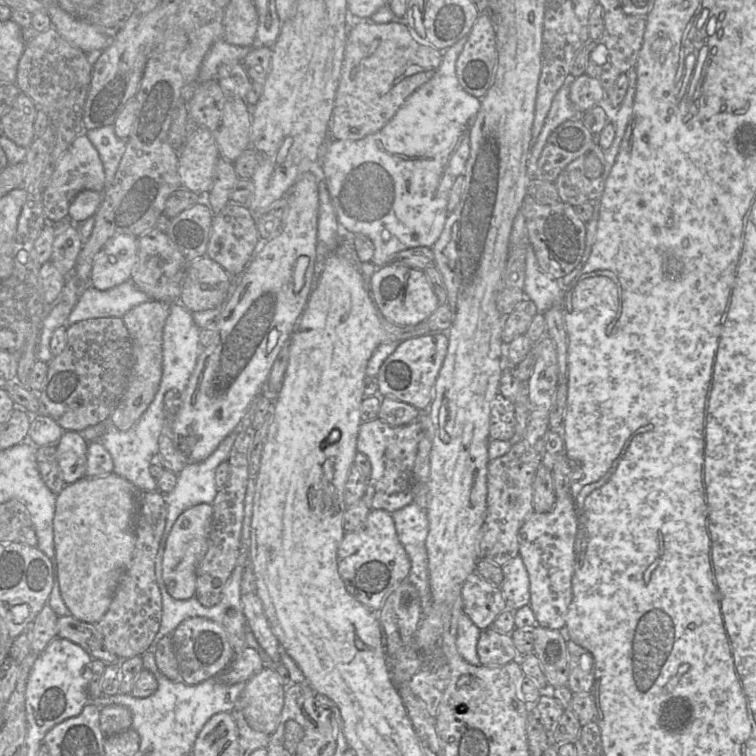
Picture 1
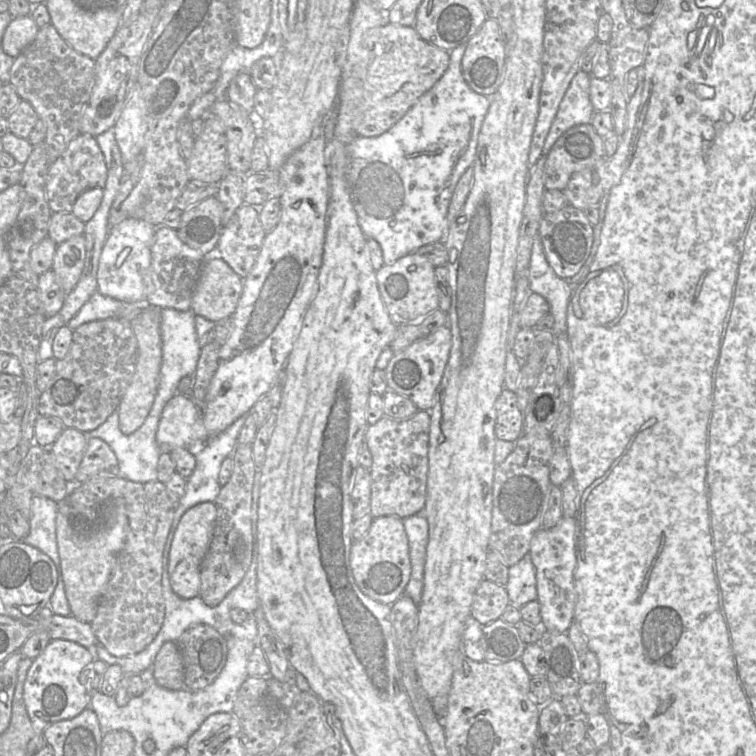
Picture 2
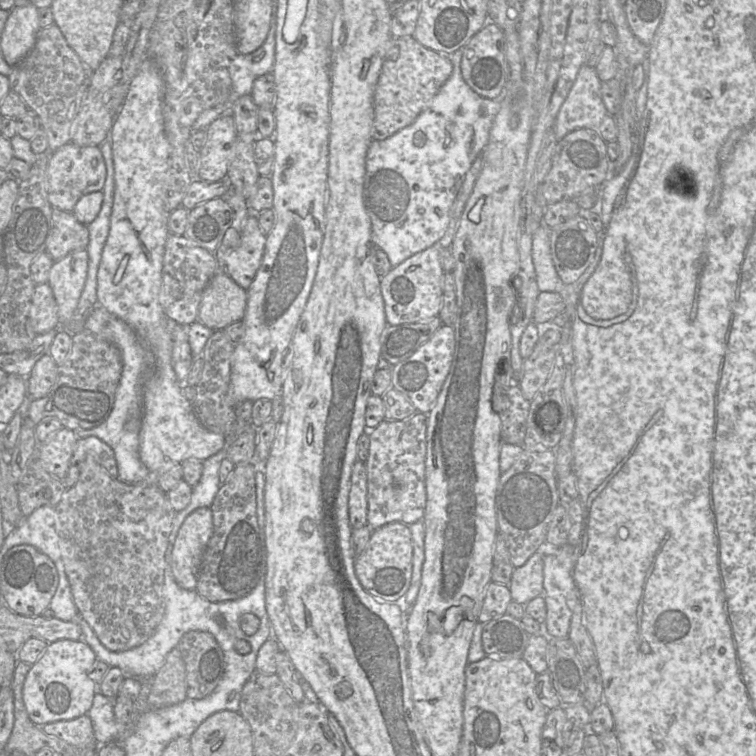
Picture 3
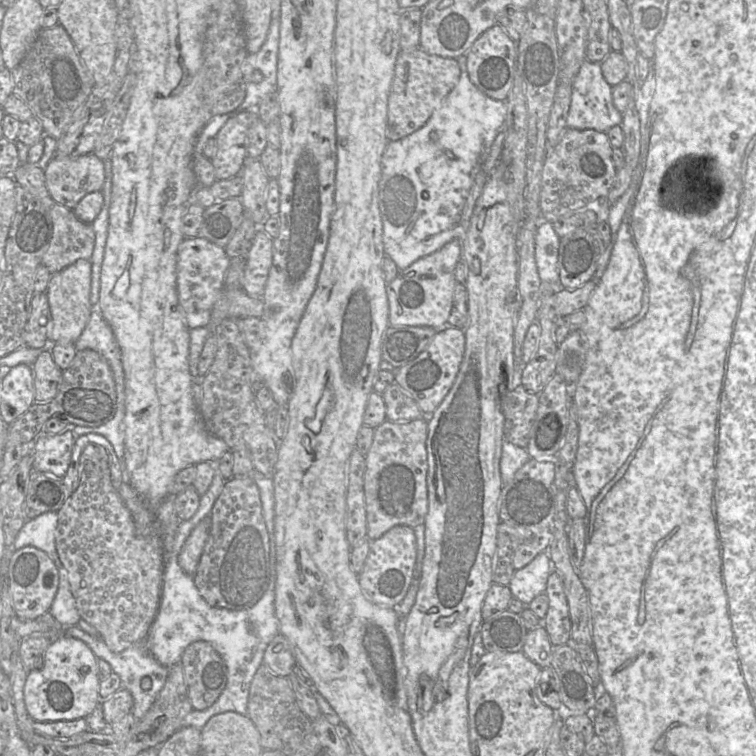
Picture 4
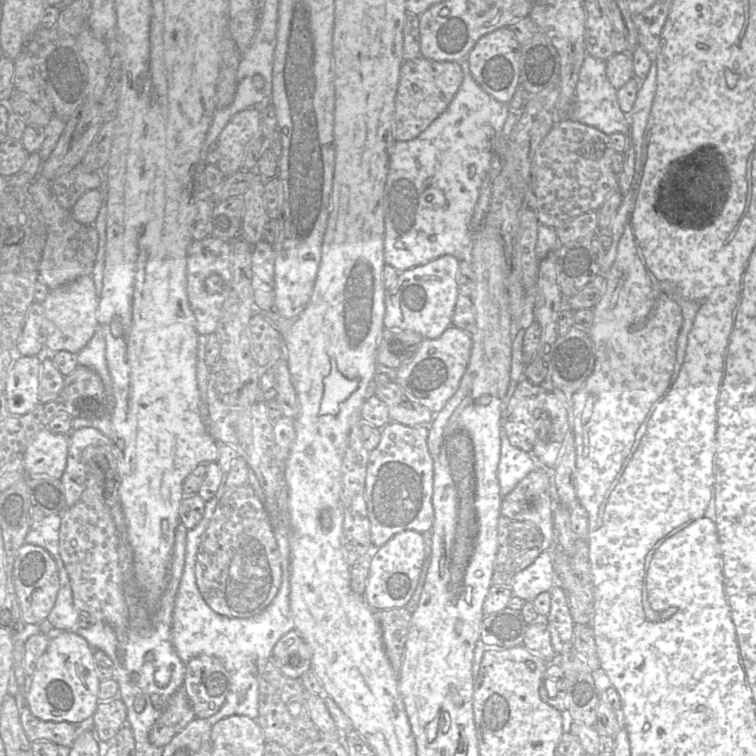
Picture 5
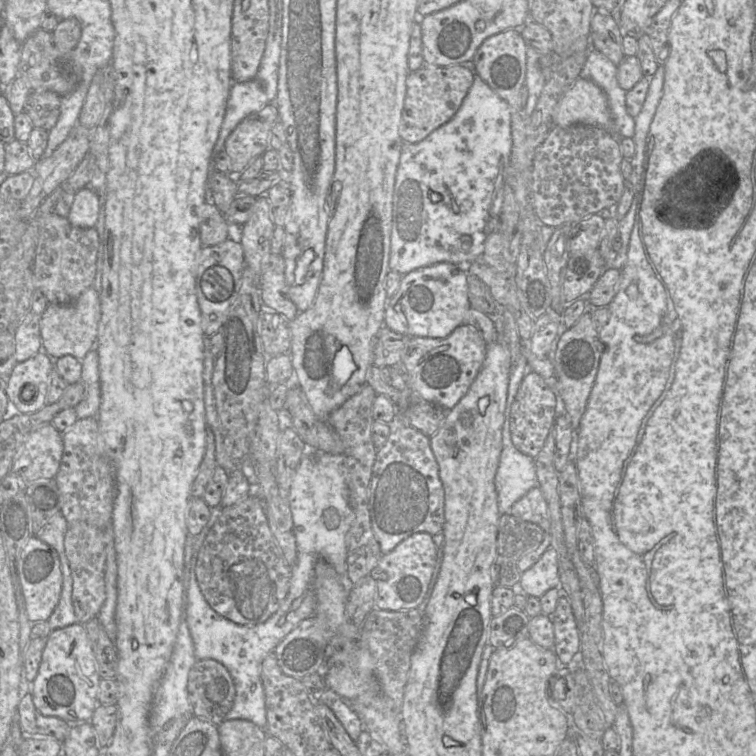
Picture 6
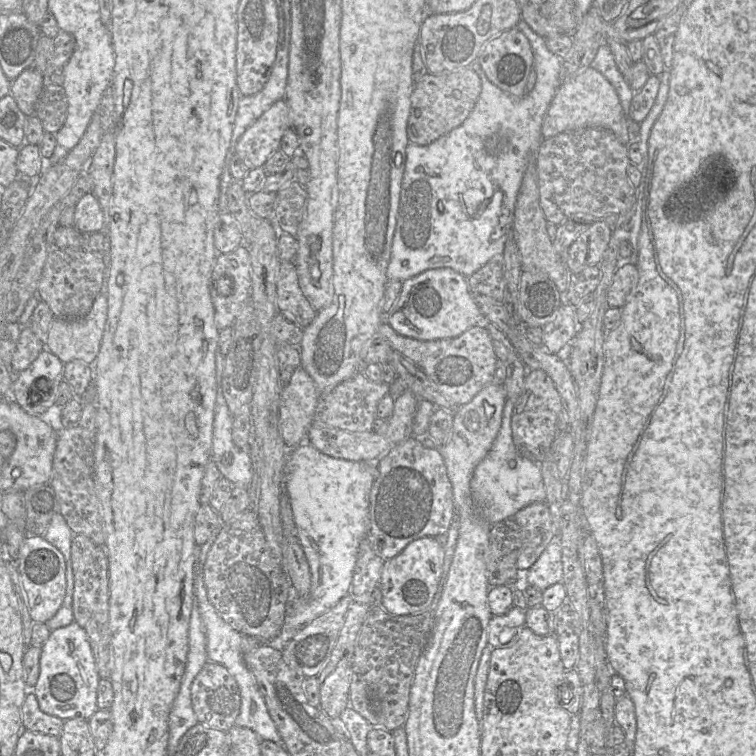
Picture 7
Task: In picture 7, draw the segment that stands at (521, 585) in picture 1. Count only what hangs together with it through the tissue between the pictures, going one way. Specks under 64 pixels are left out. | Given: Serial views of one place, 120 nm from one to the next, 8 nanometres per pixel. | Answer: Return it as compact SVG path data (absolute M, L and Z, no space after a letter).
M552 541L538 560L527 571L521 572L525 585L535 586L542 592L554 584L562 583L563 563L559 541Z

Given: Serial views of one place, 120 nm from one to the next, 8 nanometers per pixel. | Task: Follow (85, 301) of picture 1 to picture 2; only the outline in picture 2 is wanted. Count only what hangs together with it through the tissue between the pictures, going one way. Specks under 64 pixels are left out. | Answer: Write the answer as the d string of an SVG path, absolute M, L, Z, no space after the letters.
M96 291L66 326L73 331L84 323L117 318L126 304L131 303L104 296Z

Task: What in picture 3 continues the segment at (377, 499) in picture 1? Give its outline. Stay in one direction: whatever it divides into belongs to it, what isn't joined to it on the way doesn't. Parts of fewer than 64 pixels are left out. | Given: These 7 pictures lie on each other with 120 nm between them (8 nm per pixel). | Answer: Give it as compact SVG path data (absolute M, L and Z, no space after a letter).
M416 412L405 420L384 419L377 427L367 431L370 439L367 469L367 525L371 529L380 528L392 522L411 525L423 521L427 504L425 461L427 448L428 414Z

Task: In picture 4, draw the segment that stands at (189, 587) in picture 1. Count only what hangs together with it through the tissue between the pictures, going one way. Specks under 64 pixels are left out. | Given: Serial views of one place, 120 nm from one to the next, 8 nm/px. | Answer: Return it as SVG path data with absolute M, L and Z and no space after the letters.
M211 516L202 519L191 531L179 555L178 564L184 573L194 578L211 528Z

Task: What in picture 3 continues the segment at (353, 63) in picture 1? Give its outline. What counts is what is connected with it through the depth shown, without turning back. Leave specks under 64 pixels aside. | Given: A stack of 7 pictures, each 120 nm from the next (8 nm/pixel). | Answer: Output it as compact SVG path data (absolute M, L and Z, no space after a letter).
M414 36L392 37L374 91L372 140L382 141L412 124L449 79L453 65L445 55L424 47Z

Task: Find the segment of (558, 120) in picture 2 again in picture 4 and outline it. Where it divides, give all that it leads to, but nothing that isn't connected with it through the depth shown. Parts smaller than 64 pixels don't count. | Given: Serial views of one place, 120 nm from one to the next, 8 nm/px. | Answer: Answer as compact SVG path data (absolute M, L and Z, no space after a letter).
M585 60L572 84L571 104L567 117L567 127L572 129L594 129L607 132L615 125L621 125L622 113L612 99L612 86L605 80L601 63Z

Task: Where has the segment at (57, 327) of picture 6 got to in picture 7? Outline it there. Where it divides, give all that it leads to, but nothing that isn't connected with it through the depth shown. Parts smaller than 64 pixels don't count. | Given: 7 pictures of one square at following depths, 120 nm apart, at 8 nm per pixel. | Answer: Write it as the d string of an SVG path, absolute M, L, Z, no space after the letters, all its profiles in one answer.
M99 292L91 310L81 320L53 319L45 348L63 364L71 361L93 364L100 350L107 314L107 296Z

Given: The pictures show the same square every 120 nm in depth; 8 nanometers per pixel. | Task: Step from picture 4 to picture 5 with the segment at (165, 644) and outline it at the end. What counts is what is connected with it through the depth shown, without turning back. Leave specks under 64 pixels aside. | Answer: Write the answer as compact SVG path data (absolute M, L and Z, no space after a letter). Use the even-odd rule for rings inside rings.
M205 527L205 528L204 528L204 529L203 529L203 531L202 531L202 533L201 533L201 534L199 534L199 536L196 536L196 535L197 535L197 534L187 534L187 537L186 537L186 544L188 544L188 546L187 546L187 549L186 549L186 554L185 554L185 564L184 564L184 569L183 569L183 574L182 574L182 577L181 577L181 580L180 580L180 583L179 583L179 587L178 587L178 591L177 591L177 594L176 594L176 598L175 598L175 604L174 604L174 608L173 608L173 615L172 615L172 644L173 644L173 646L174 646L174 649L175 649L175 651L176 651L176 653L177 653L177 655L178 655L178 656L179 656L179 658L180 658L180 659L181 659L181 660L182 660L182 662L184 662L184 663L185 663L185 664L186 664L186 663L188 663L188 662L189 662L189 661L190 661L190 660L191 660L191 659L193 659L193 658L195 658L195 657L197 657L197 656L199 656L199 655L202 655L202 654L205 654L205 655L209 655L209 656L215 656L215 657L216 657L216 658L218 658L218 659L219 659L219 660L221 660L221 661L222 661L222 663L223 663L223 664L224 664L224 666L225 666L225 668L226 668L226 670L227 670L227 671L228 671L228 672L229 672L229 674L230 674L230 676L231 676L231 688L230 688L230 692L229 692L229 693L228 693L228 695L227 695L227 697L226 697L226 700L225 700L225 702L224 702L224 704L223 704L223 706L222 706L222 707L221 707L221 708L220 708L220 710L219 710L219 711L218 711L218 712L217 712L217 713L216 713L216 714L215 714L215 715L213 715L213 716L211 716L211 717L209 717L209 718L207 718L207 721L208 721L208 722L209 722L209 724L211 724L211 725L214 725L214 724L215 724L215 723L216 723L216 722L218 722L218 721L220 721L220 720L221 720L221 719L224 719L224 718L226 718L226 717L229 717L229 716L232 716L232 715L244 715L244 716L247 716L247 717L248 717L248 718L251 718L251 719L257 719L257 718L258 718L258 716L259 716L259 709L258 709L258 699L259 699L259 681L260 681L260 678L261 678L261 677L262 677L262 674L263 674L263 671L264 671L264 668L265 668L265 666L266 666L266 664L267 664L267 663L268 663L268 662L269 662L269 660L271 660L271 656L272 656L272 650L273 650L273 648L274 648L274 646L275 646L275 645L276 645L276 643L277 643L277 642L278 642L278 640L279 640L279 639L280 639L280 638L281 638L281 637L282 637L282 636L284 636L284 635L285 635L285 634L287 634L287 633L288 633L288 632L289 632L289 631L291 631L291 630L293 630L293 629L294 629L294 628L295 628L295 625L294 625L294 620L293 620L293 615L292 615L292 612L291 612L291 608L290 608L290 603L289 603L289 595L290 595L290 544L289 544L289 540L288 540L288 532L283 532L283 537L281 537L281 540L278 540L278 548L279 548L279 552L280 552L280 565L281 565L281 571L282 571L282 582L281 582L281 586L280 586L280 588L279 588L279 590L278 590L278 593L277 593L277 594L276 594L276 596L275 596L275 598L274 598L274 599L273 599L273 600L272 600L272 602L271 602L271 603L270 603L270 604L269 604L269 605L268 605L268 606L267 606L267 607L266 607L266 608L265 608L265 609L264 609L264 610L263 610L263 611L262 611L262 612L261 612L261 613L260 613L260 614L258 614L258 615L257 615L257 616L255 616L255 617L253 617L253 618L248 618L248 619L242 619L242 618L234 618L234 617L227 617L227 616L223 616L223 615L220 615L220 614L218 614L218 613L216 613L216 612L215 612L215 611L213 611L213 610L212 610L212 609L211 609L211 608L210 608L210 606L209 606L209 605L208 605L208 604L207 604L207 603L206 603L206 601L205 601L205 600L204 600L204 598L203 598L203 596L202 596L202 594L201 594L201 592L200 592L200 590L199 590L199 588L198 588L198 585L197 585L197 581L196 581L196 574L195 574L195 567L196 567L196 561L197 561L197 554L198 554L198 550L199 550L199 546L200 546L200 544L201 544L201 541L202 541L202 536L201 536L201 535L202 535L202 534L203 534L203 532L204 532L204 531L205 531L205 529L206 529L206 527ZM240 697L244 697L244 700L243 700L243 702L241 702L241 703L239 703L239 698L240 698Z

